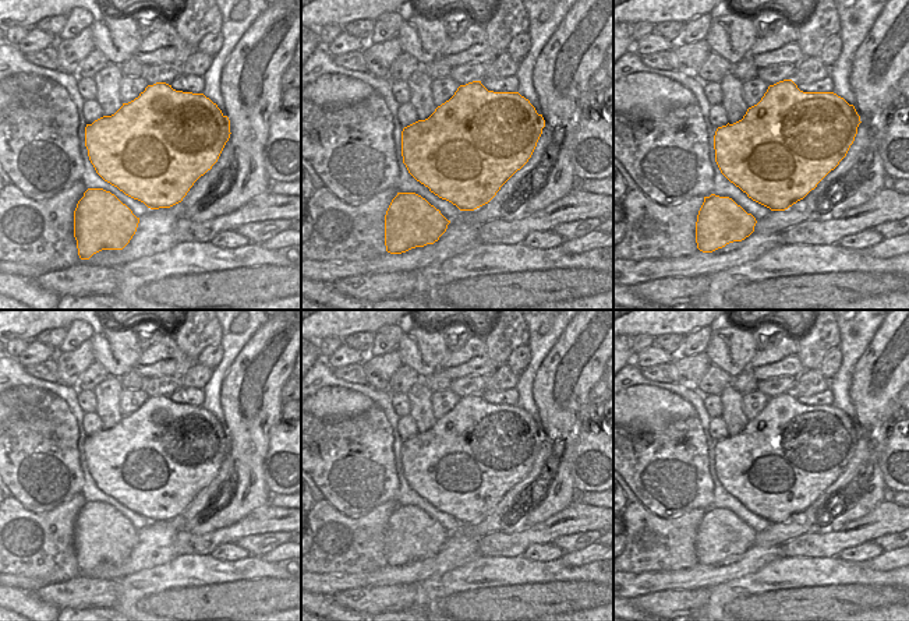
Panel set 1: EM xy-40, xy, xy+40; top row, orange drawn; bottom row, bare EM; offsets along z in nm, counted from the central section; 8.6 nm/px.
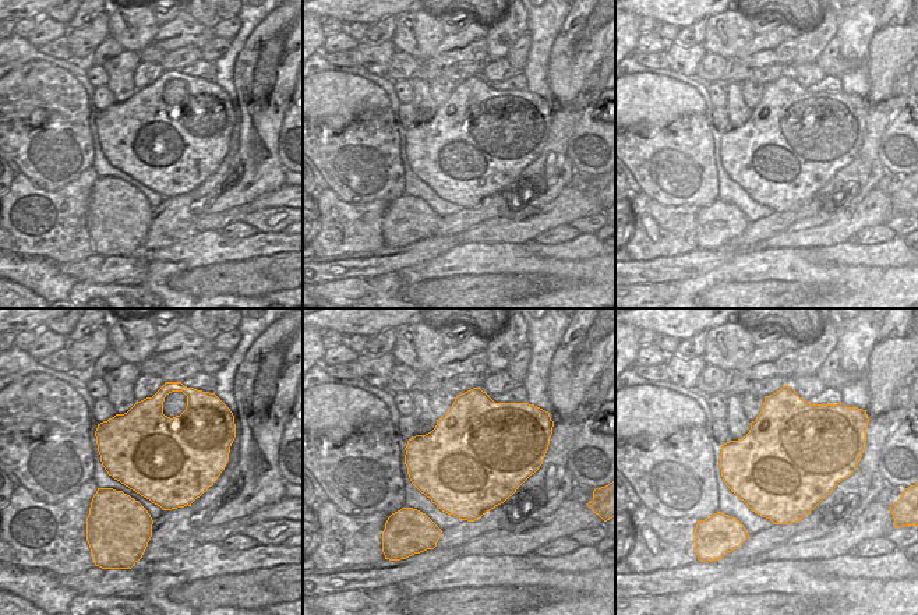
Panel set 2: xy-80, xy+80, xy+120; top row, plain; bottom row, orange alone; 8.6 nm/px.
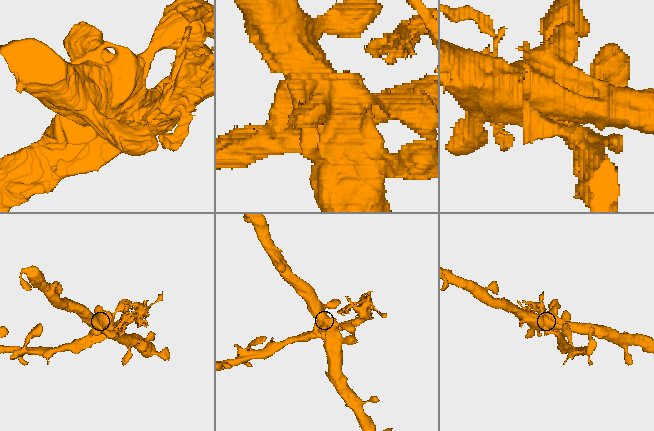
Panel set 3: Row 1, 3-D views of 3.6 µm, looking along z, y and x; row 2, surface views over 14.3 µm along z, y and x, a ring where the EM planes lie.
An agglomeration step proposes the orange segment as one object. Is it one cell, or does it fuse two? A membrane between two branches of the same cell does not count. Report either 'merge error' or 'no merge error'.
merge error

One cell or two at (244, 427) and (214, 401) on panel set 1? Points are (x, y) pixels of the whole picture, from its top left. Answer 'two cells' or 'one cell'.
one cell

